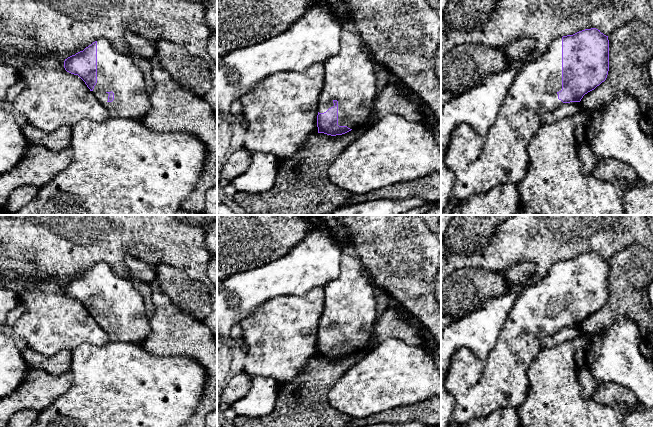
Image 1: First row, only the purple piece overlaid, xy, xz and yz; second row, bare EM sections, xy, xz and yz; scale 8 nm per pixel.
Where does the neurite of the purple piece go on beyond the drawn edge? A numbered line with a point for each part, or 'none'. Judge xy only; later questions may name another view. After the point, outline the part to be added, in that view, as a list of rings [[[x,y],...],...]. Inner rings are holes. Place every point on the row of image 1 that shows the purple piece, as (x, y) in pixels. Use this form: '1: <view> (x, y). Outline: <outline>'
1: xy (117, 72). Outline: [[[104,38],[97,40],[97,83],[92,93],[110,117],[139,121],[151,109],[136,58],[119,52]]]

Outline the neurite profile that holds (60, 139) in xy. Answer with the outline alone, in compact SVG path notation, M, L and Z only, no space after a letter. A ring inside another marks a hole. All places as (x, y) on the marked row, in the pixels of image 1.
M25 122L21 126L22 133L30 145L43 146L52 151L60 151L70 147L71 128L61 126L55 131L45 132Z

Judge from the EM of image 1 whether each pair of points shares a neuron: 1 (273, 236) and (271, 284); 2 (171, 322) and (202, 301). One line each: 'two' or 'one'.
1: two
2: two

